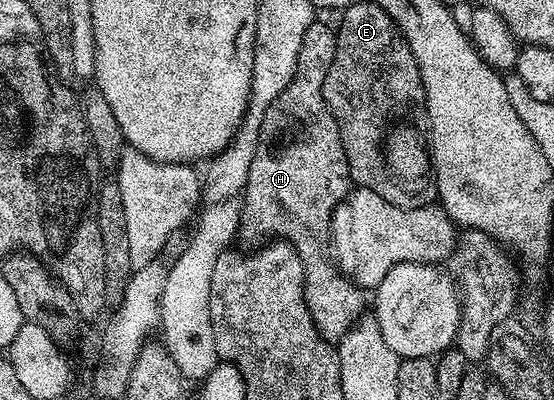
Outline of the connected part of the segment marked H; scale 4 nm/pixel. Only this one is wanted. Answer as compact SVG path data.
M319 19L309 27L309 31L305 31L301 51L297 55L297 71L289 87L285 87L285 91L281 91L281 95L277 95L277 99L273 99L273 103L265 111L255 158L249 166L249 179L241 194L242 236L259 237L262 233L268 233L268 238L282 239L295 248L303 264L303 286L309 315L319 334L332 343L342 341L343 336L364 316L366 309L363 308L366 305L368 308L369 305L368 294L340 271L325 244L331 232L333 211L353 188L349 163L345 159L345 147L341 147L339 128L323 98L325 75L329 75L329 63L333 63L335 54L335 35L336 30L332 26L330 29L329 26L322 25L322 20Z

